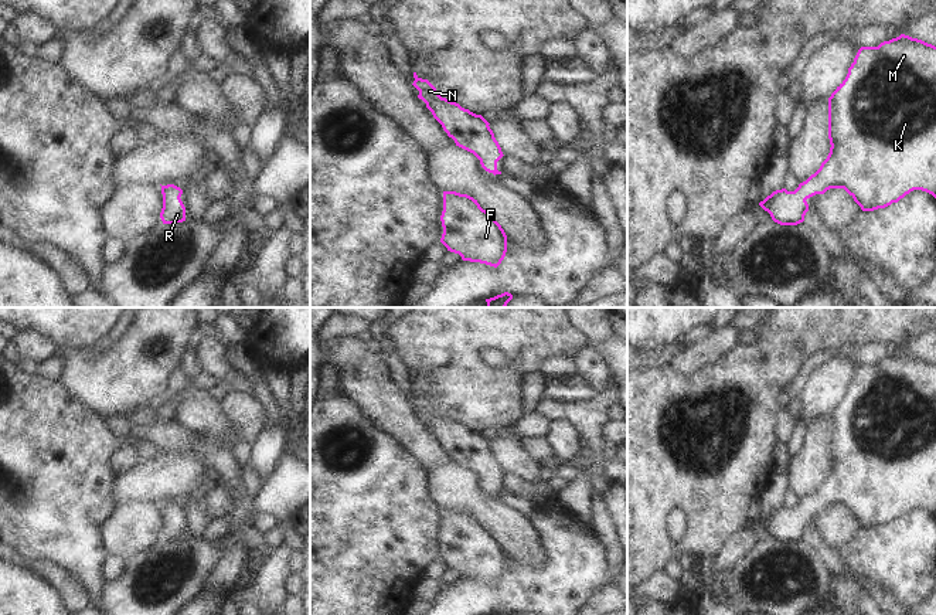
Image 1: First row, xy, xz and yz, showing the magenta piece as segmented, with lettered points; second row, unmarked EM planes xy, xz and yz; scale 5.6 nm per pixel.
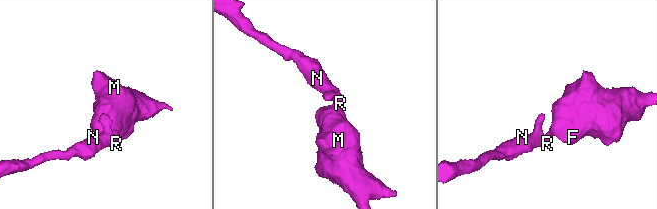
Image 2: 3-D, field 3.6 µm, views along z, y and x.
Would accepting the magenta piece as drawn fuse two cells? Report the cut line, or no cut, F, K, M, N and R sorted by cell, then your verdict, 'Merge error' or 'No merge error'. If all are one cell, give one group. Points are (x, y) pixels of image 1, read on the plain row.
No split. Groups: F K M N R. No merge error.

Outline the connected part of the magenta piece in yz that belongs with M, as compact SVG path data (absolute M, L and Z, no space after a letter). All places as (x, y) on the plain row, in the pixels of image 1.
M905 351L889 359L884 359L878 364L861 364L854 380L848 385L845 397L828 415L828 456L831 462L830 470L814 492L800 500L794 509L787 509L786 506L776 507L759 520L759 523L770 531L775 540L780 543L797 543L803 540L804 533L809 529L806 517L816 512L824 512L830 506L844 506L862 529L885 526L892 520L898 520L913 507L926 509L936 516L936 364Z

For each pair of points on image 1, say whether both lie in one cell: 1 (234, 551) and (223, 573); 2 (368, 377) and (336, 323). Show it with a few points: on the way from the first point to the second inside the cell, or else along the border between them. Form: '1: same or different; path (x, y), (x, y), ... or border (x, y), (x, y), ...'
1: same; path (234, 557), (228, 567)
2: different; border (354, 335), (334, 339), (324, 347)

